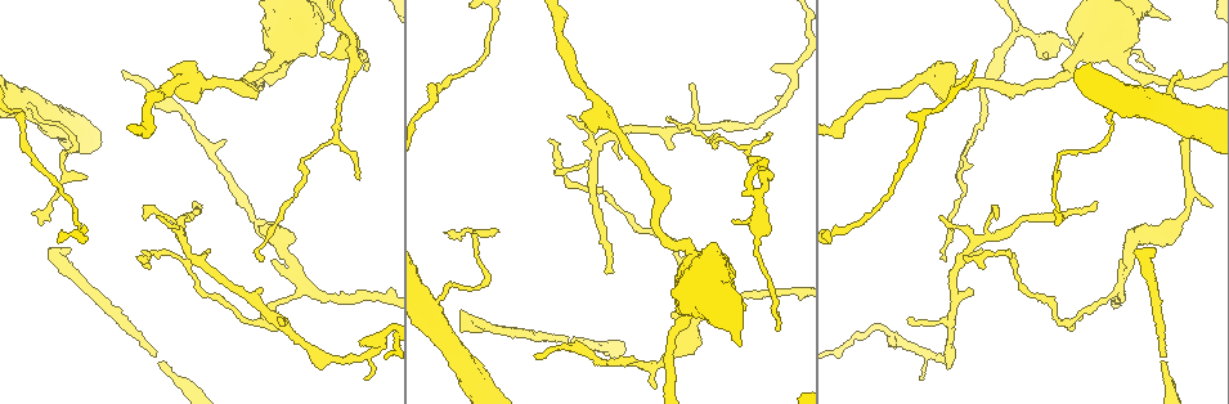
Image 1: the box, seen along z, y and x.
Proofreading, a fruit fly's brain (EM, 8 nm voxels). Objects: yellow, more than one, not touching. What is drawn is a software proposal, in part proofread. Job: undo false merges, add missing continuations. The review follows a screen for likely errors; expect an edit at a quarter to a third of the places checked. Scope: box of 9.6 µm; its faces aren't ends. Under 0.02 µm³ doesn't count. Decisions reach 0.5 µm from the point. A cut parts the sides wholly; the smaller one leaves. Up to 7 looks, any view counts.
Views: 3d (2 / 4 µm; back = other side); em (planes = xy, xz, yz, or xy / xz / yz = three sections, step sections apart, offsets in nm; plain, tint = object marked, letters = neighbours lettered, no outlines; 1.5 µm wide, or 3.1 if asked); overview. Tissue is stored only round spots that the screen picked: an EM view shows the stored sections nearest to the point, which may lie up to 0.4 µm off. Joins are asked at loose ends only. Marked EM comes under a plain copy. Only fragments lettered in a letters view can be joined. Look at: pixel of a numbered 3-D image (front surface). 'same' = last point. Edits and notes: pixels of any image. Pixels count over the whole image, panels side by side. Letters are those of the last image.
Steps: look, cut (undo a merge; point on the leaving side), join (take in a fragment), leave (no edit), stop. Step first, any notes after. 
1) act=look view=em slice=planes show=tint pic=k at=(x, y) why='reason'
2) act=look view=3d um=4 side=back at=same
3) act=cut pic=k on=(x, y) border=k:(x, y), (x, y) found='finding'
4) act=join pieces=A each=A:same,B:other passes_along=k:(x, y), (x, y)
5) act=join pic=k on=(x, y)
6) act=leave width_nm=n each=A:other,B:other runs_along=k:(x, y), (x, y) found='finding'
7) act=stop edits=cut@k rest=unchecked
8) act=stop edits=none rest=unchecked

act=look view=em slice=yz step=8 show=letters pic=1 at=(732, 220) why='an open end'

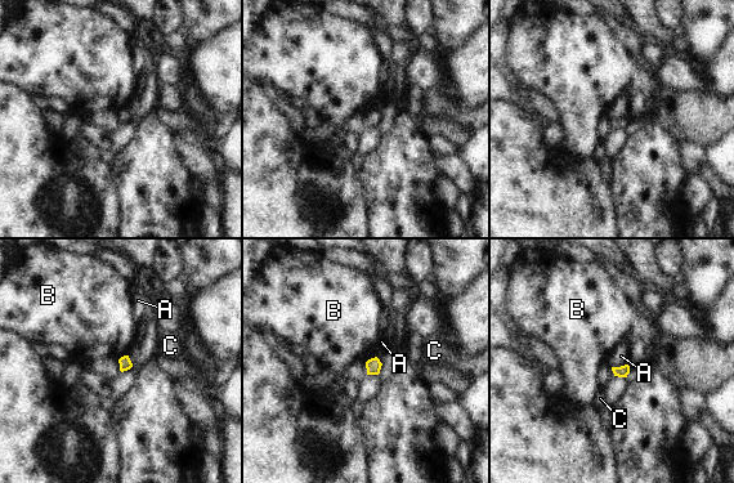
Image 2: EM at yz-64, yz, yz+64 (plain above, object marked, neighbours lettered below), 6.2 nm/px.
act=leave each=A:other,B:other,C:other border=2:(128, 354), (117, 359) found='none of them fits'

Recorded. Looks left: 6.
act=look view=em slice=planes show=letters pic=1 at=(1093, 204) why='thin end'

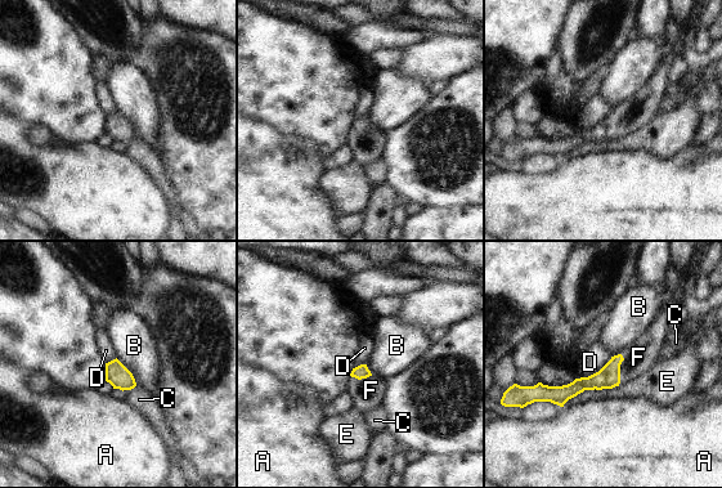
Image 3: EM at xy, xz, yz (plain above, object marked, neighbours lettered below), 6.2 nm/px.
act=join pieces=F width_nm=90 each=A:other,B:other,C:other,D:other,E:other,F:same passes_along=3:(609, 376), (619, 370), (640, 356) found='it goes on there'

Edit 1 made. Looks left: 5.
act=look view=overview

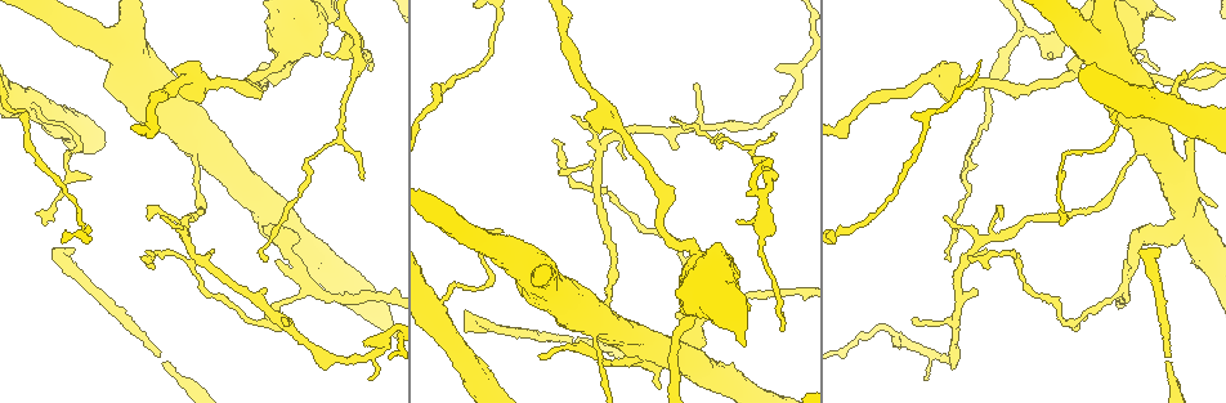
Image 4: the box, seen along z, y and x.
act=look view=3d um=4 pic=4 at=(66, 152) why='abrupt turn'

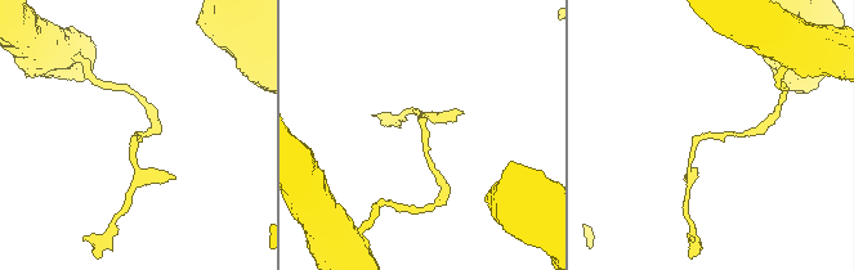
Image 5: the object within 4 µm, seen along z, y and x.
act=look view=em slice=xz step=4 show=letters pic=5 at=(422, 126)

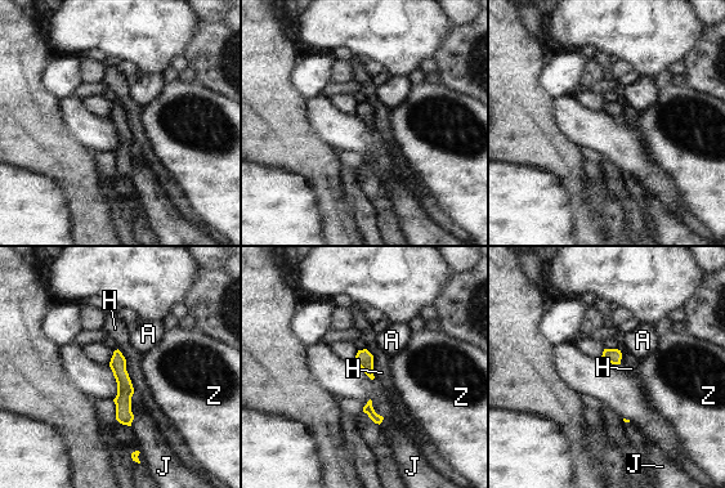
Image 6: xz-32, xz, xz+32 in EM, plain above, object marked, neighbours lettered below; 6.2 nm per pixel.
act=leave each=A:other,H:other,J:other,Z:other found='all the same neuron'

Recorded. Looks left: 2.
act=stop edits=join@3 rest=unchecked

